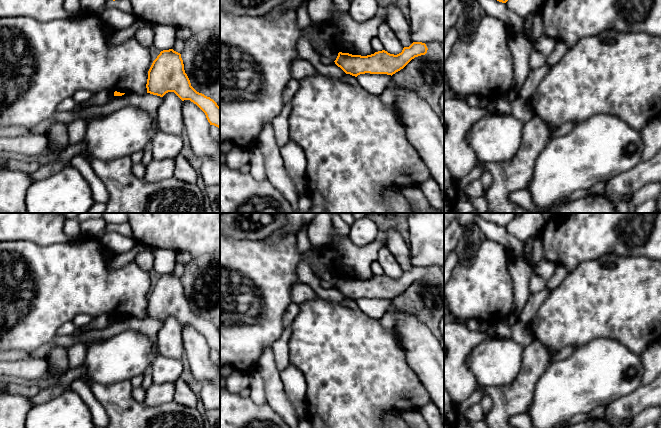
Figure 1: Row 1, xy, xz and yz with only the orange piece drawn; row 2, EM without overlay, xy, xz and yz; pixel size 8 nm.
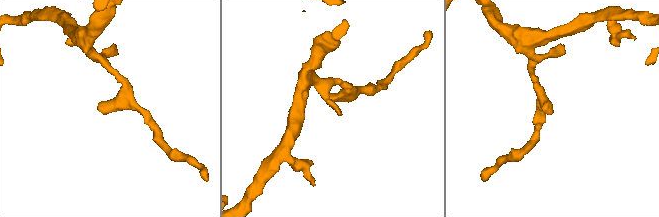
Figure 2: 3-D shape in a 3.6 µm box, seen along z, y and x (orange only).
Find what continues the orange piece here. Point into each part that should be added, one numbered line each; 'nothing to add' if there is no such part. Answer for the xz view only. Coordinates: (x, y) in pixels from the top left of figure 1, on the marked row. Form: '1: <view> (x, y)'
nothing to add

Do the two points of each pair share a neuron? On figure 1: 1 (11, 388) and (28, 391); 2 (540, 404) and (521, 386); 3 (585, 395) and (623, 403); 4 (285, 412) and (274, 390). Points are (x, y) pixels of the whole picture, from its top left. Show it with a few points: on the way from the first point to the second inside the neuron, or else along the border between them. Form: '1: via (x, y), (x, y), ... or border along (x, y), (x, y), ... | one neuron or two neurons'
1: via (15, 389), (24, 390) | one neuron
2: border along (542, 375), (535, 386), (531, 404), (525, 413) | two neurons
3: border along (634, 391), (616, 398), (606, 406) | two neurons
4: via (283, 407), (275, 395) | one neuron

